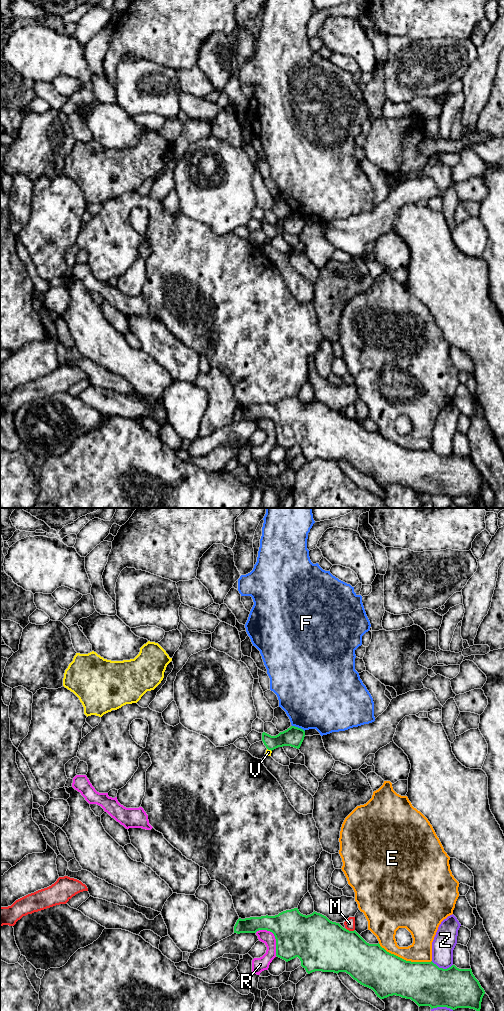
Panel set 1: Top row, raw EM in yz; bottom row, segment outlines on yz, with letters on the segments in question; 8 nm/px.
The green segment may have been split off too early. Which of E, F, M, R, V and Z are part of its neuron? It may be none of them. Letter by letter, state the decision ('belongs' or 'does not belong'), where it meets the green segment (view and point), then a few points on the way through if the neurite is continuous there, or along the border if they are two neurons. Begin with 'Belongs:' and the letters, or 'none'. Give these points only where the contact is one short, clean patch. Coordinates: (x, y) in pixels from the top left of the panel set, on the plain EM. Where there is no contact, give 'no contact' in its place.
Belongs: none
E: does not belong; meets green in yz at (405, 448)
F: does not belong; meets green in yz at (298, 216)
M: does not belong; meets green in yz at (350, 419)
R: does not belong; meets green in yz at (275, 425)
V: does not belong; meets green in yz at (269, 237)
Z: does not belong; meets green in yz at (442, 456)

